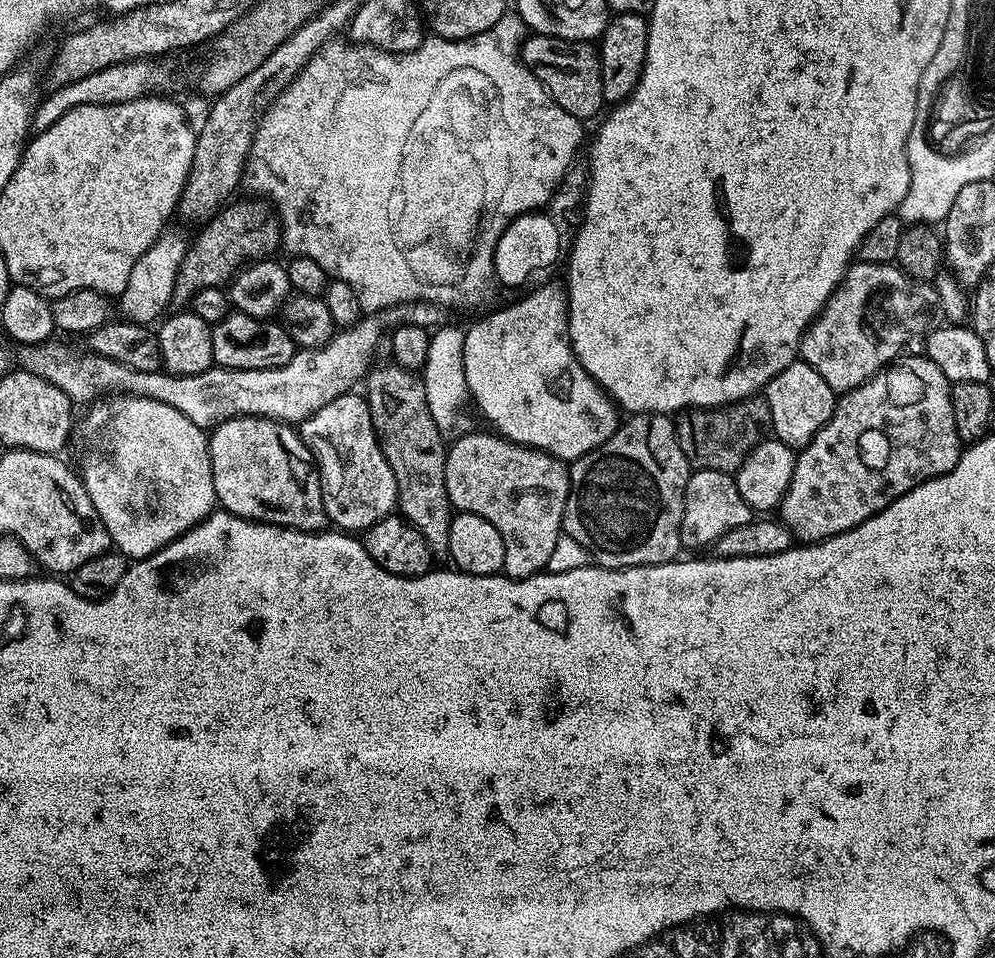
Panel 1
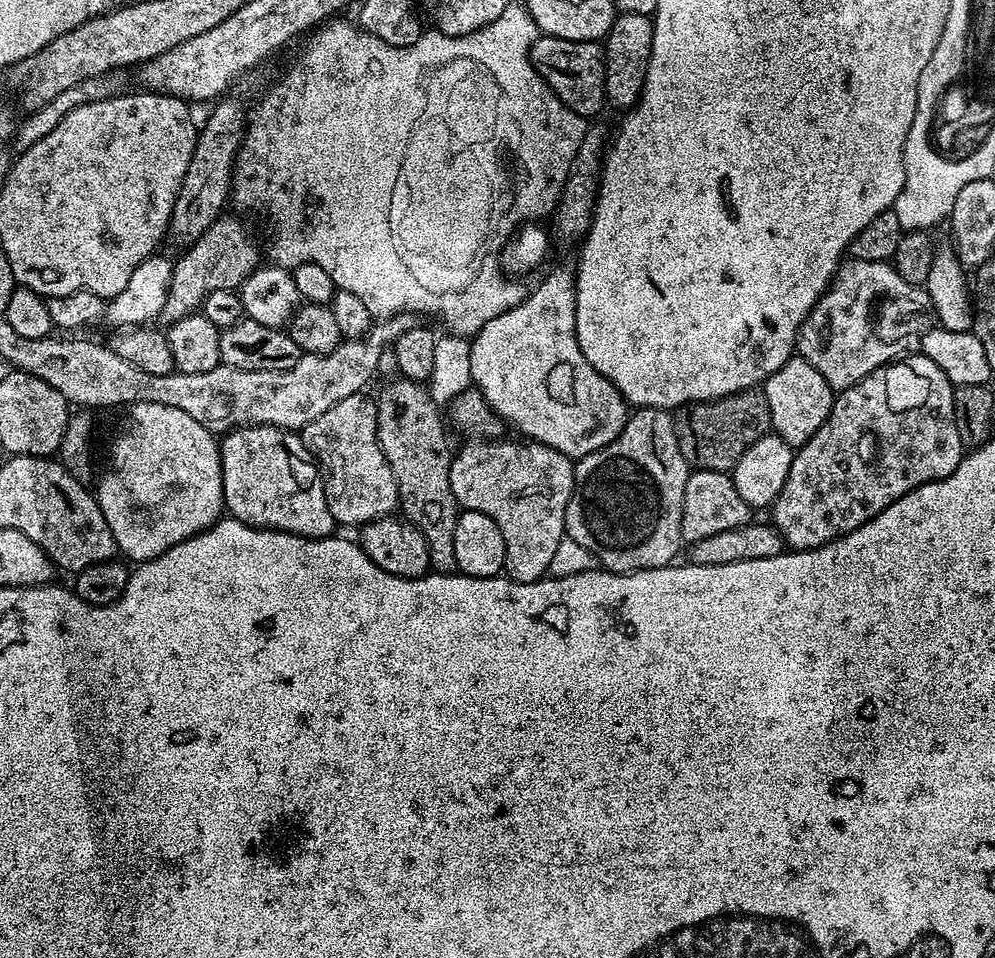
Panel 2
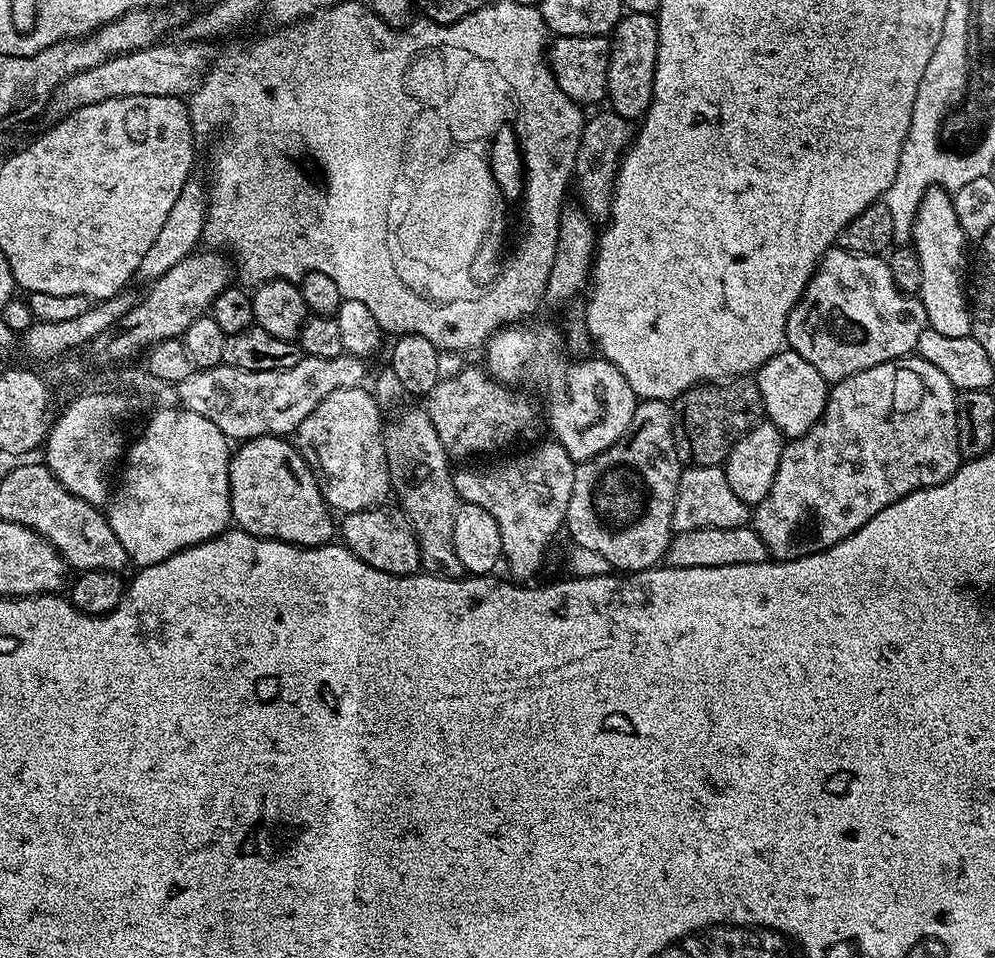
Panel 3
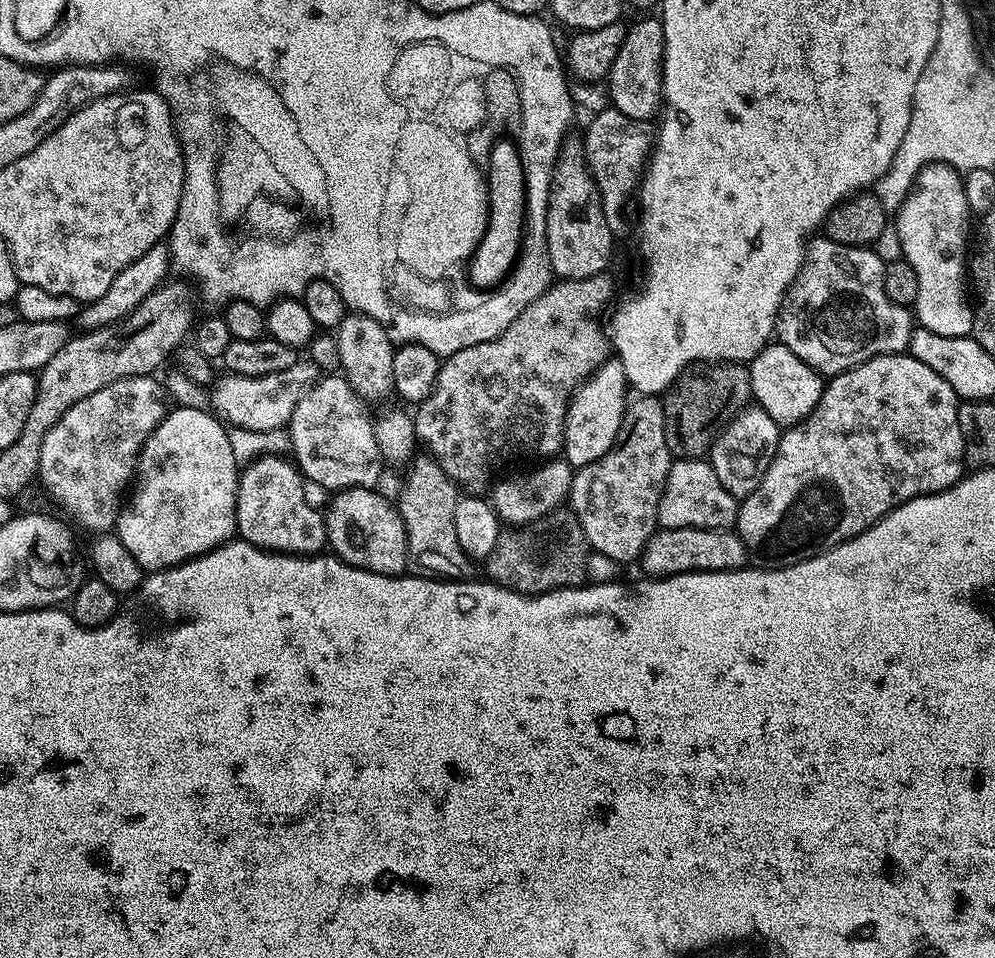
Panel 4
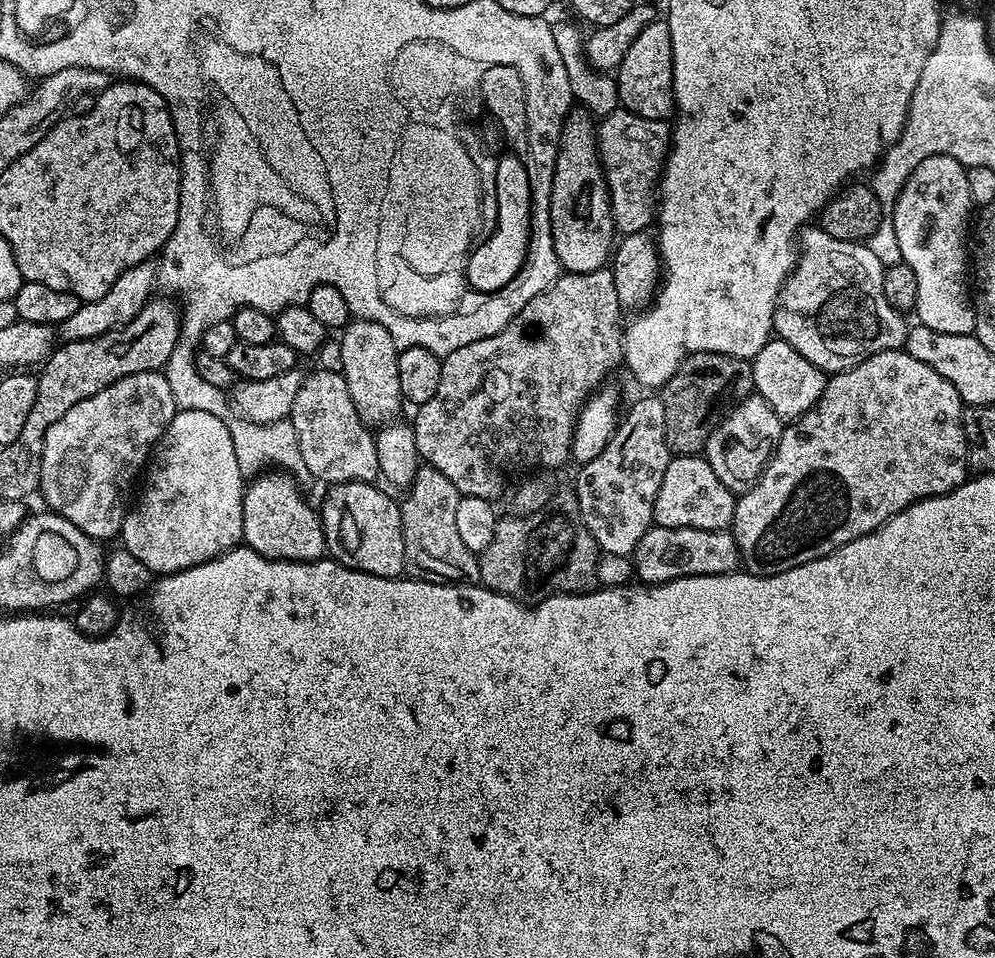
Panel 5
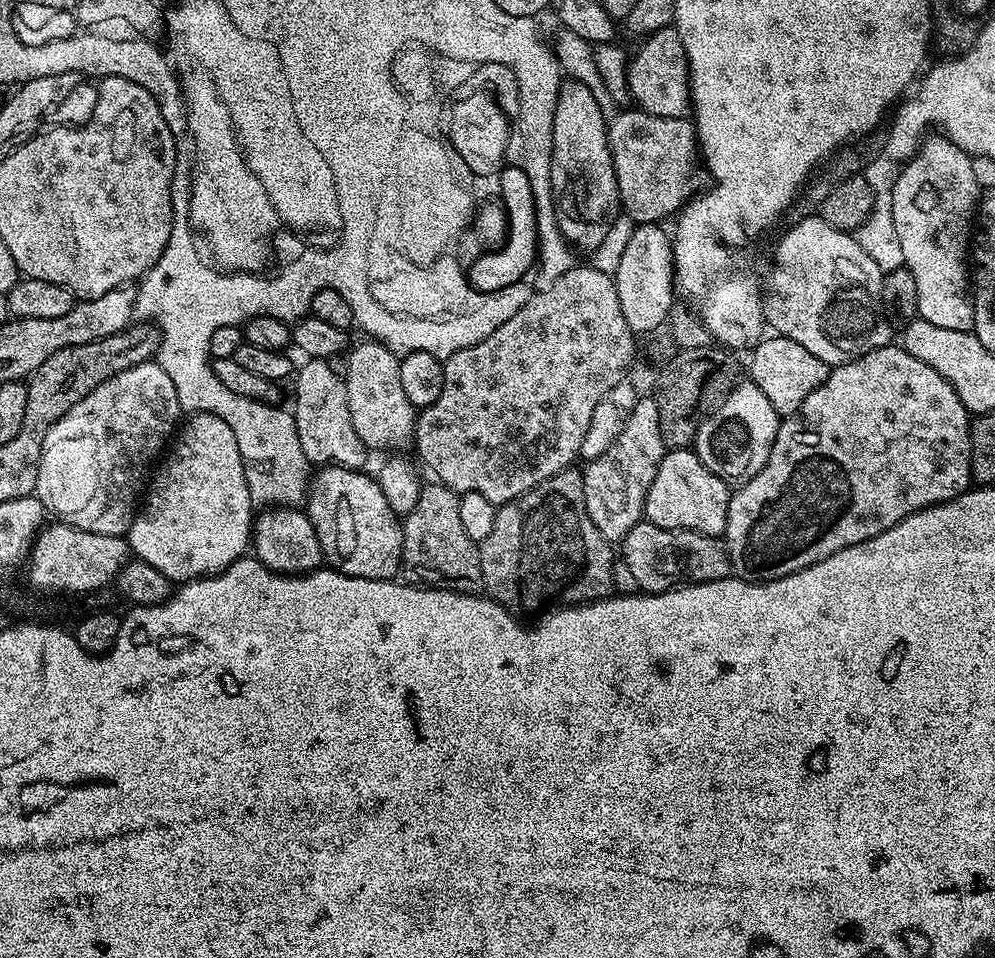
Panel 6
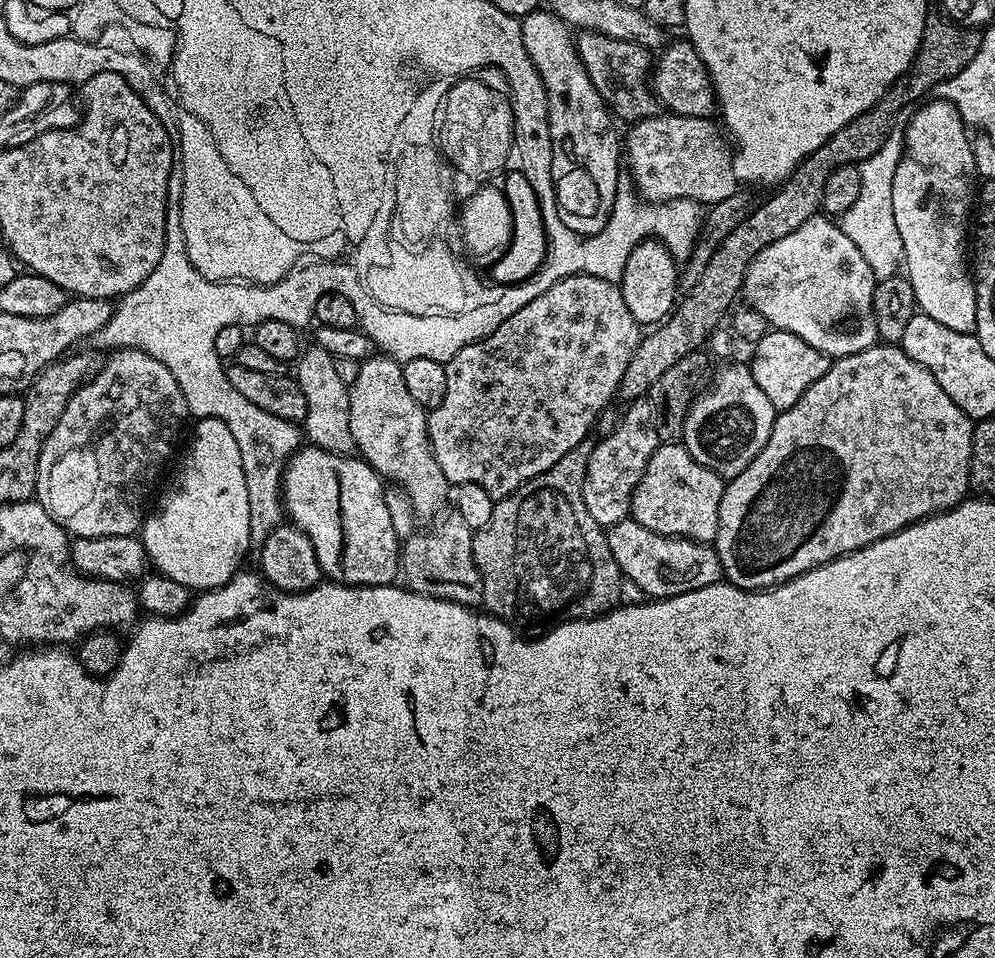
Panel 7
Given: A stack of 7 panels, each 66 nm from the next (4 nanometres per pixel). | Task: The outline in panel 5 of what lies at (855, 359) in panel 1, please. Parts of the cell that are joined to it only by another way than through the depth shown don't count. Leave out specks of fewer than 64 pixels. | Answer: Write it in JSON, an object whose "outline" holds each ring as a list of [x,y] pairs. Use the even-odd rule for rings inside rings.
{"outline":[[[818,226],[805,227],[798,236],[798,259],[796,265],[784,280],[784,285],[780,288],[780,297],[776,299],[776,309],[772,315],[772,327],[775,335],[790,346],[794,346],[794,350],[798,350],[798,354],[802,354],[802,358],[806,358],[806,362],[814,362],[814,366],[821,368],[825,374],[844,372],[847,368],[858,366],[858,362],[862,362],[879,352],[895,352],[903,349],[904,339],[908,336],[909,325],[907,323],[904,324],[905,317],[901,312],[894,306],[890,306],[890,302],[886,302],[886,294],[884,293],[885,267],[886,265],[882,262],[878,262],[878,258],[874,258],[874,254],[868,249],[867,243],[846,242],[838,238],[830,238],[830,234],[826,234]]]}

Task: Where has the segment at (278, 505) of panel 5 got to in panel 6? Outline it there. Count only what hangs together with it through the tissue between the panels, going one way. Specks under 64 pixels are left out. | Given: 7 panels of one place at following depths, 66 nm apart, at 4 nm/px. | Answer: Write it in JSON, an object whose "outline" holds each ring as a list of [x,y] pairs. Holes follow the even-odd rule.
{"outline":[[[268,506],[263,509],[264,512],[255,517],[252,530],[251,547],[256,548],[255,559],[265,568],[269,568],[274,574],[283,574],[285,576],[294,576],[297,574],[312,574],[317,571],[319,564],[325,563],[324,551],[318,542],[318,534],[314,530],[312,520],[307,511],[300,508],[289,508],[287,506]]]}

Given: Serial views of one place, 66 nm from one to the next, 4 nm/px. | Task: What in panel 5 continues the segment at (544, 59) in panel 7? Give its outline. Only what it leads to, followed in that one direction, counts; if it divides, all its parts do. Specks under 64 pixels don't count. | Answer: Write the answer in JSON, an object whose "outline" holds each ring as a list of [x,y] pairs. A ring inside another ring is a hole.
{"outline":[[[569,115],[564,121],[564,129],[560,132],[560,146],[556,149],[556,165],[554,166],[554,178],[552,179],[552,193],[550,194],[550,206],[548,207],[548,217],[552,227],[552,237],[554,238],[554,254],[558,254],[558,262],[564,272],[574,274],[590,274],[594,270],[605,267],[613,255],[614,233],[616,232],[616,221],[612,218],[612,207],[608,197],[608,187],[604,181],[604,169],[600,167],[600,158],[596,155],[596,130],[591,119],[583,120],[580,116]]]}

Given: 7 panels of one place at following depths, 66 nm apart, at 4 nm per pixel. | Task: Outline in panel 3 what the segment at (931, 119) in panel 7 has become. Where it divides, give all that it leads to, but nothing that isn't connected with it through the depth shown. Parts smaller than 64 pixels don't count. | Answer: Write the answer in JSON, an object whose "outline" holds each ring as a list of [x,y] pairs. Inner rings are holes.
{"outline":[[[933,186],[916,211],[912,223],[911,247],[922,262],[922,286],[918,298],[926,310],[928,327],[946,334],[946,338],[962,338],[972,334],[970,296],[964,293],[964,244],[966,237],[954,212],[952,192],[944,186]]]}

